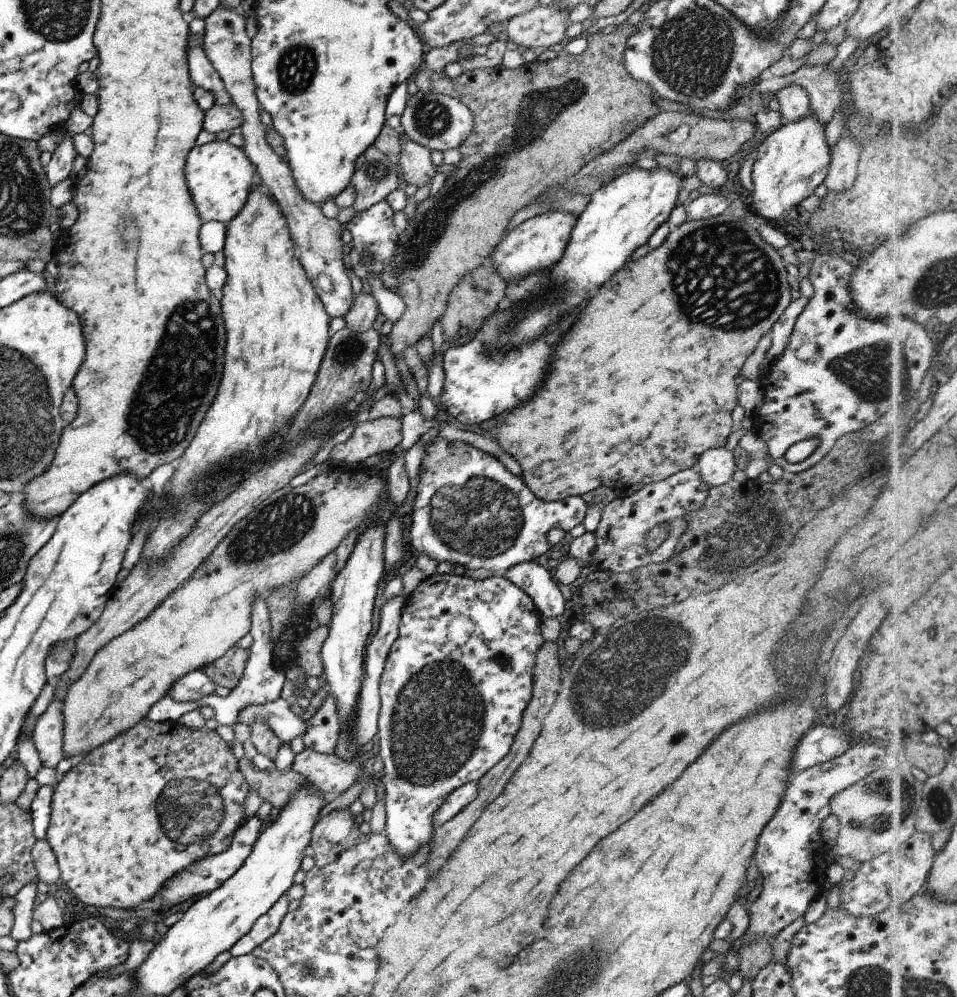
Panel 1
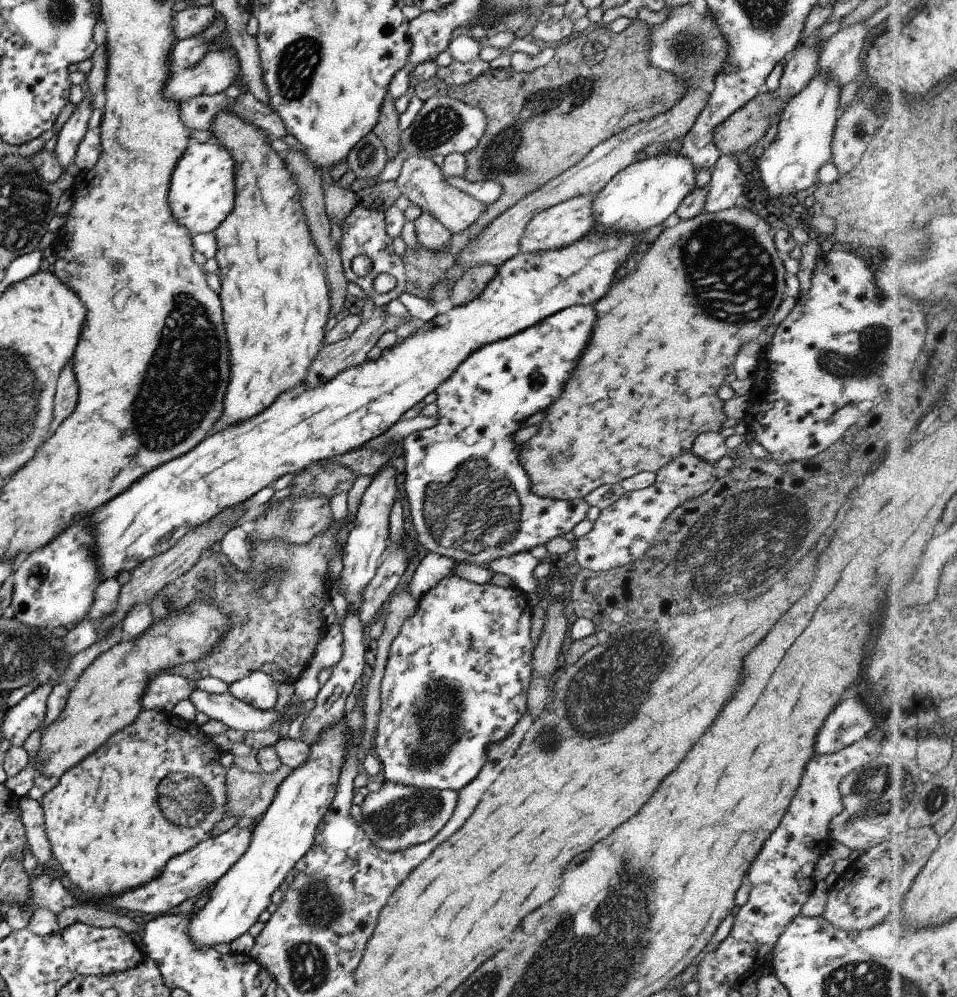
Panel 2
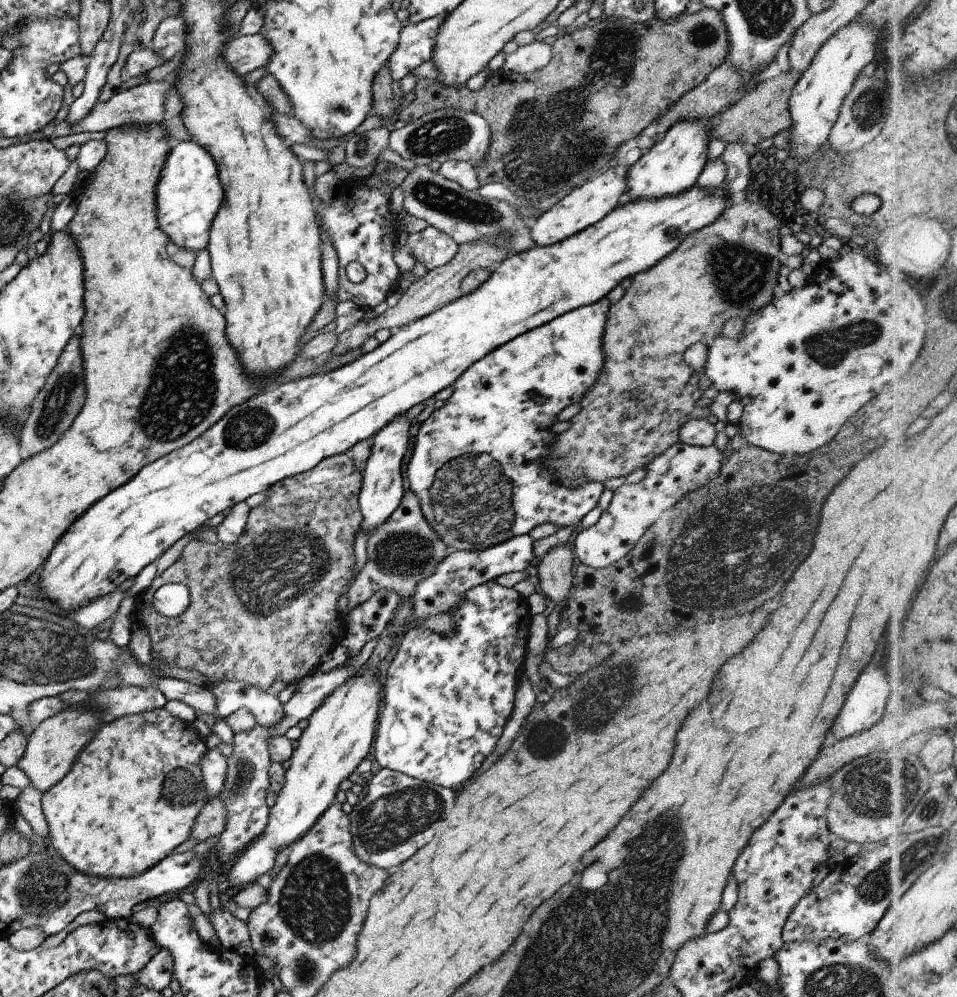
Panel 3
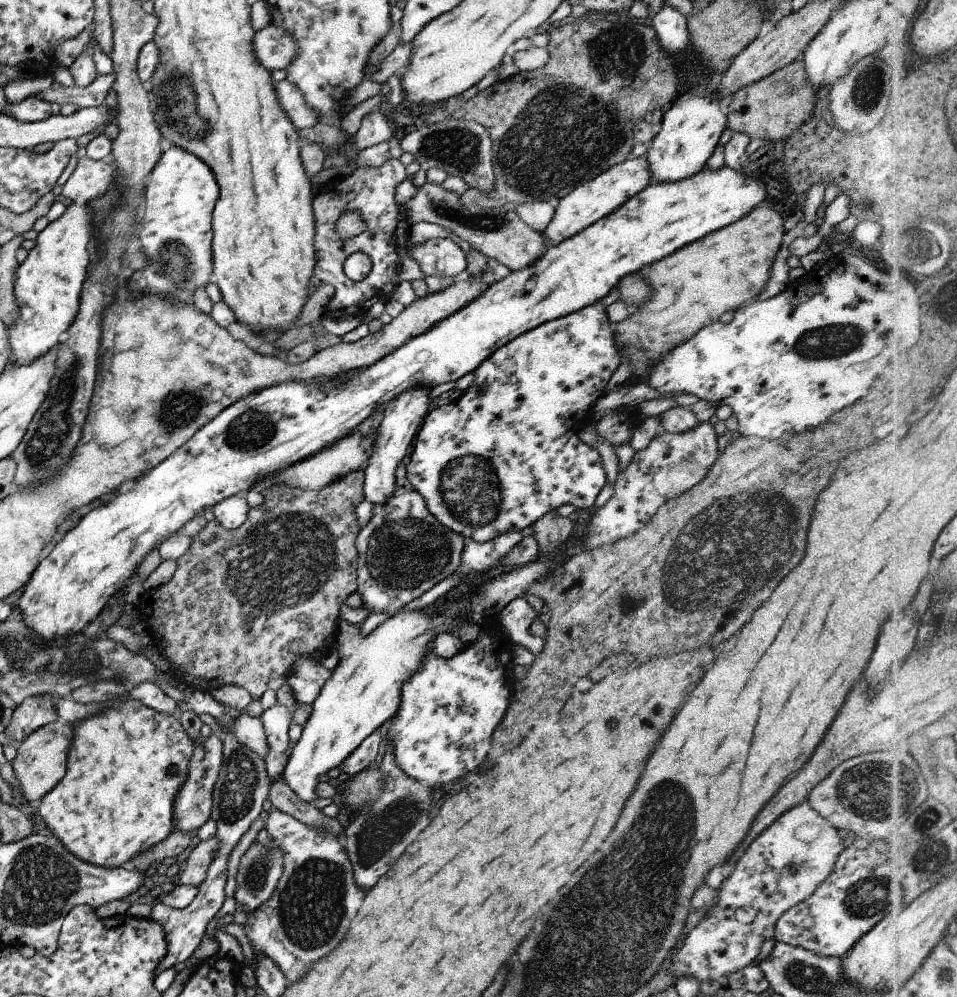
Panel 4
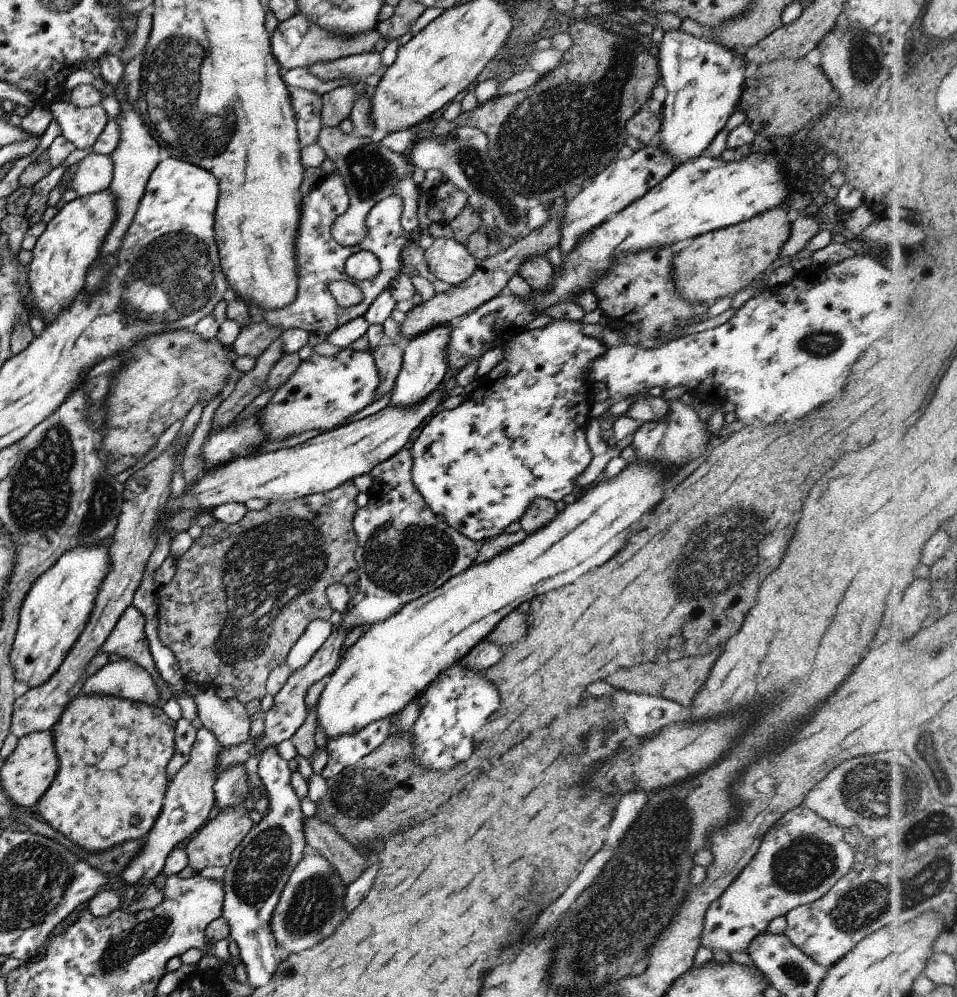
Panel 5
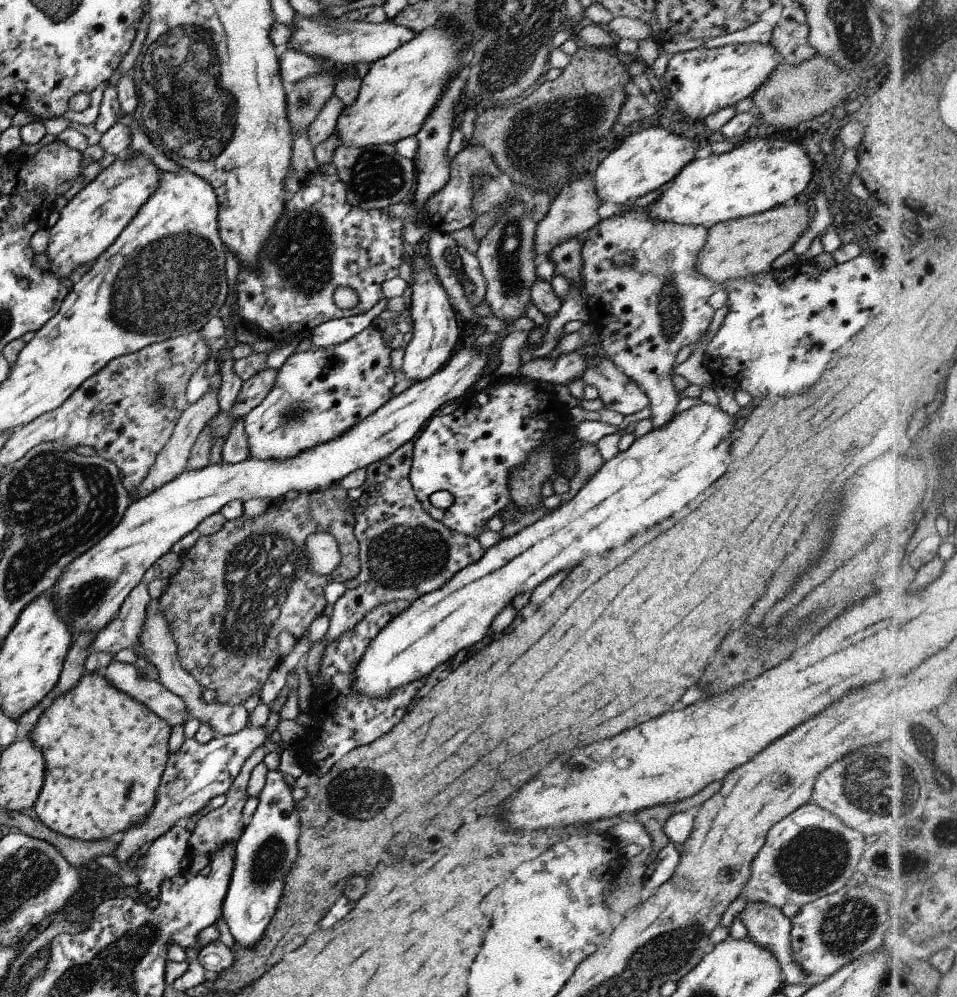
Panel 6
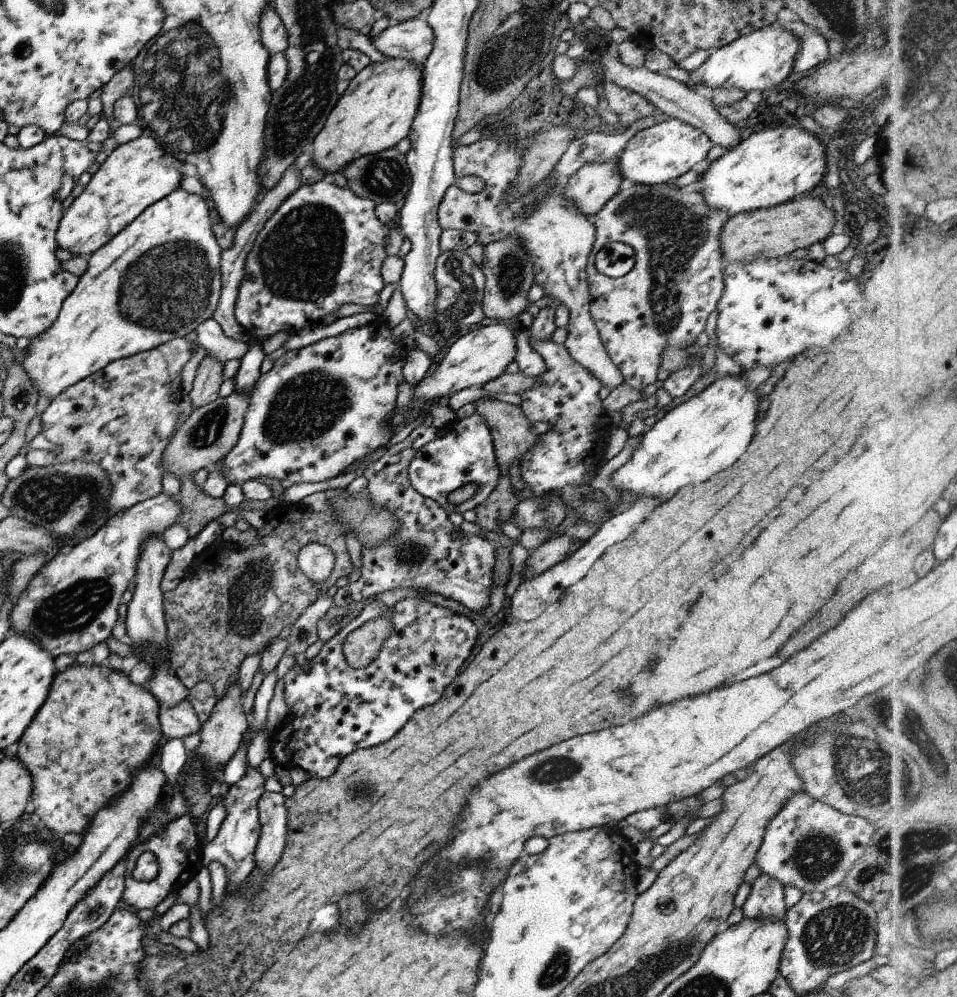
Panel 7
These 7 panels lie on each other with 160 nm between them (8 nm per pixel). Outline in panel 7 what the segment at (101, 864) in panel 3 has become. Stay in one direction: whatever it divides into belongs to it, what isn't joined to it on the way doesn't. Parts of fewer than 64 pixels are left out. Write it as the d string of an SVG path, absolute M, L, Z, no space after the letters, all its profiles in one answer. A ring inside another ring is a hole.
M73 662L65 670L55 672L45 701L18 738L14 754L30 774L33 812L49 832L55 836L67 832L83 834L99 808L109 804L109 796L117 798L121 794L121 778L129 784L131 766L141 762L135 766L138 769L151 762L163 738L158 707L149 691L136 685L125 673L113 670L107 663L85 666Z

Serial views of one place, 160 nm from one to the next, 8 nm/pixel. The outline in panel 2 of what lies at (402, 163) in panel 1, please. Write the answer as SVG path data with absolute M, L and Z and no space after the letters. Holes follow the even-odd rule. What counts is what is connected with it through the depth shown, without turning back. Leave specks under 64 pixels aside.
M417 154L407 156L403 160L401 172L396 179L396 186L399 192L409 200L409 203L415 204L421 212L431 214L443 228L447 228L447 231L453 232L453 234L469 228L486 206L478 202L473 196L449 186L443 180L440 167L435 166L429 158L423 158Z

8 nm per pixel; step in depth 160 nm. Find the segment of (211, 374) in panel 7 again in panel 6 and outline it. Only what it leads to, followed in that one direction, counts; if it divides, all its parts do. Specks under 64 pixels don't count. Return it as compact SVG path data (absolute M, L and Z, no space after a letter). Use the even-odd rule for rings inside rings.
M207 387L206 393L202 394L202 397L199 397L195 402L192 402L184 411L180 412L178 421L175 423L173 427L171 436L169 440L167 440L166 445L158 452L158 456L155 457L154 465L149 469L147 476L139 483L136 491L138 492L137 497L131 498L141 498L146 494L149 494L151 491L154 491L156 488L159 488L162 484L169 482L172 478L175 478L178 474L181 474L186 470L186 460L189 449L191 445L195 442L197 435L203 430L206 426L206 422L209 418L212 418L213 414L215 414L218 410L217 406L217 397L216 392L211 389L211 387Z

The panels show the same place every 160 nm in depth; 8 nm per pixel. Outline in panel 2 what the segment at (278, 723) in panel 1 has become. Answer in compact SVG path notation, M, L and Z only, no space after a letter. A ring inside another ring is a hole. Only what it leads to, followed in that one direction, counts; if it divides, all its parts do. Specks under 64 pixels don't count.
M193 690L187 698L196 712L205 714L207 718L219 721L229 729L241 732L263 732L279 723L279 714L271 710L257 710L241 700L235 699L231 694L208 694L201 690Z

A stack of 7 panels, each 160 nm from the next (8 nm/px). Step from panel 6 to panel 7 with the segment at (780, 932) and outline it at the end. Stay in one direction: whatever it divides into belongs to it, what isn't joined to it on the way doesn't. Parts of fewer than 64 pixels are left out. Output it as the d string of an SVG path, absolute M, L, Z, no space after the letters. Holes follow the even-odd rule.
M760 873L752 884L742 904L742 917L775 917L783 919L787 908L783 904L783 886L776 879Z

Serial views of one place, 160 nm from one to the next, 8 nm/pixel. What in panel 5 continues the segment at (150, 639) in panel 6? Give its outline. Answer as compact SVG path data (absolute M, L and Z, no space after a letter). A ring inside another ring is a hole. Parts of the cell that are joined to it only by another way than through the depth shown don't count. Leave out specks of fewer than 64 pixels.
M185 683L185 691L191 694L197 709L197 718L199 718L202 728L215 736L215 740L219 742L220 747L231 748L231 746L237 746L237 744L241 744L241 742L245 742L249 738L251 721L254 717L247 716L244 706L239 702L220 700L211 687L205 688L196 684Z

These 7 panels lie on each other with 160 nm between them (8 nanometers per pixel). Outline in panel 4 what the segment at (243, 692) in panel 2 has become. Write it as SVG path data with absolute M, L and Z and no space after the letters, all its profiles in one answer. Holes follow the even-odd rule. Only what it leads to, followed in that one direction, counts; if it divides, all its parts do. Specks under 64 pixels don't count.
M274 704L259 716L266 732L267 752L262 758L270 782L282 778L282 772L288 761L291 743L287 739L287 727L292 723L291 713L286 707Z

